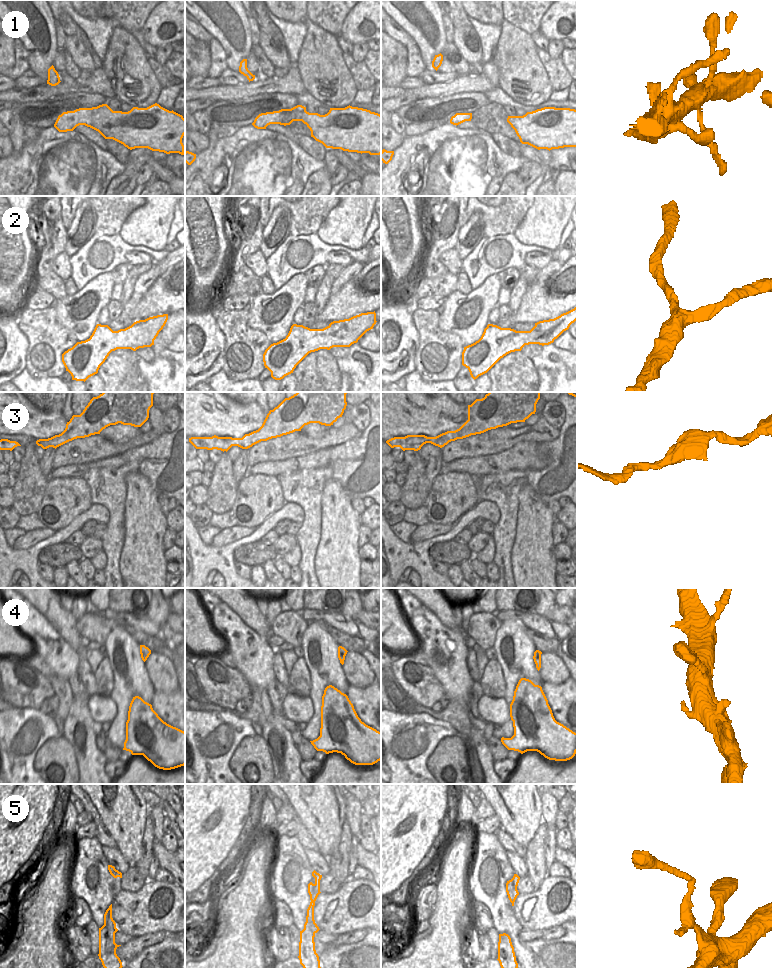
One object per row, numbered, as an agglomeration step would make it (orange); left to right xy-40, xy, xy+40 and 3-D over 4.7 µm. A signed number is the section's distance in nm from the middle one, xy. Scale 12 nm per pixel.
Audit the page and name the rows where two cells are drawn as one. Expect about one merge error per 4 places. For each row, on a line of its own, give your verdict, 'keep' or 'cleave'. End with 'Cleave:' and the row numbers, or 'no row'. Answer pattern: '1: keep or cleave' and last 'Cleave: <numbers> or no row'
1: keep
2: keep
3: keep
4: keep
5: cleave
Cleave: 5

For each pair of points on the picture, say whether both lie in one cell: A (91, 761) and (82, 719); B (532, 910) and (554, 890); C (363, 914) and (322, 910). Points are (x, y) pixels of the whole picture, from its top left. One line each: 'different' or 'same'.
A: same
B: same
C: same

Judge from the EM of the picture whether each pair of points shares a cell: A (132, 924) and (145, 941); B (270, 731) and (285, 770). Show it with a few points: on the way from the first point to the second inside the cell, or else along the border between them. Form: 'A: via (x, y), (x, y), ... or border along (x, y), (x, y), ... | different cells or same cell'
A: border along (164, 930), (149, 932), (132, 938) | different cells
B: via (279, 741), (280, 756), (284, 760) | same cell

